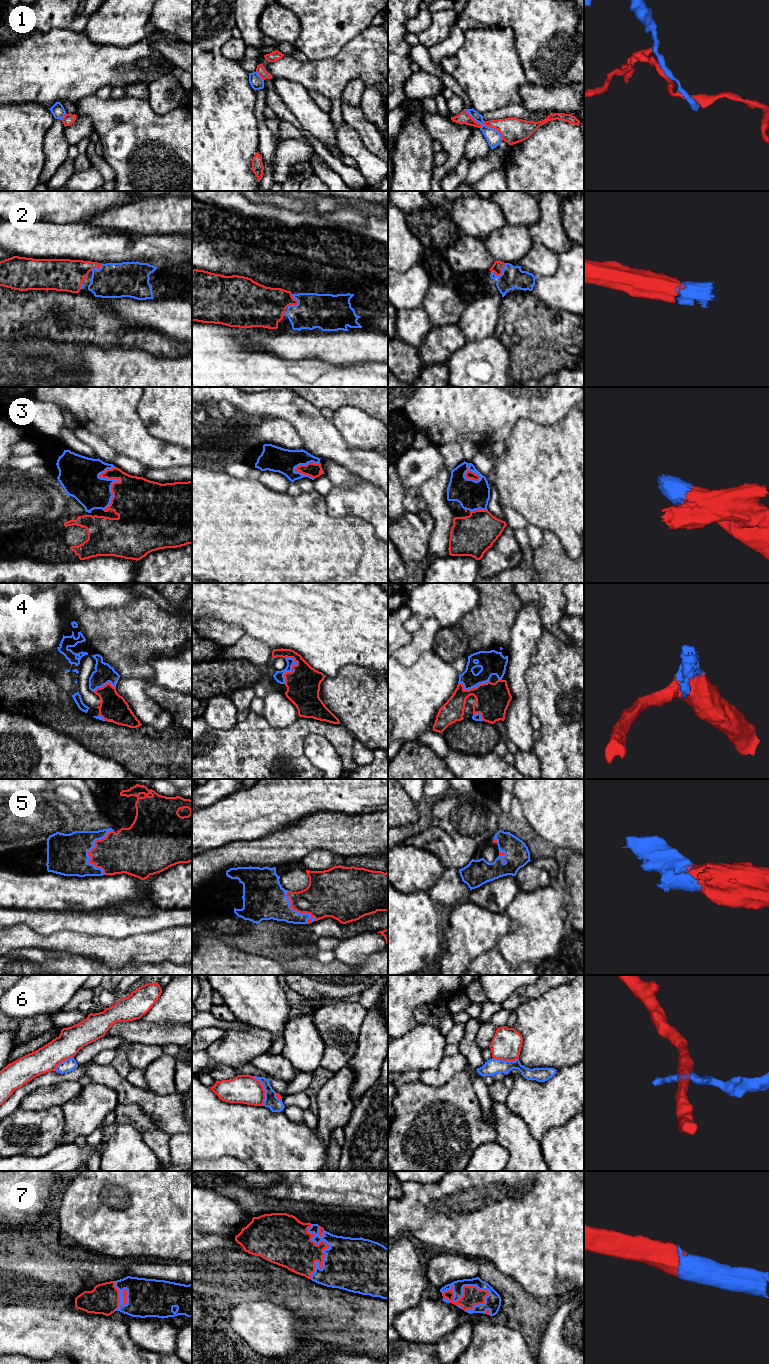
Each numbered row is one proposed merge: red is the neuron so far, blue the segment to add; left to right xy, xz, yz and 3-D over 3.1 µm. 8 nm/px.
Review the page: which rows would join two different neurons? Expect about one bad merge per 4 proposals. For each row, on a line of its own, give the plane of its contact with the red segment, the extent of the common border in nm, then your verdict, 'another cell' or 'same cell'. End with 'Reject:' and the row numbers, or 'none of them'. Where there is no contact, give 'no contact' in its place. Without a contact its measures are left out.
1: yz | 220 nm | another cell
2: yz | 150 nm | same cell
3: xy | 360 nm | another cell
4: xz | 220 nm | same cell
5: xy | 360 nm | same cell
6: xz | 260 nm | another cell
7: yz | 380 nm | same cell
Reject: 1, 3, 6

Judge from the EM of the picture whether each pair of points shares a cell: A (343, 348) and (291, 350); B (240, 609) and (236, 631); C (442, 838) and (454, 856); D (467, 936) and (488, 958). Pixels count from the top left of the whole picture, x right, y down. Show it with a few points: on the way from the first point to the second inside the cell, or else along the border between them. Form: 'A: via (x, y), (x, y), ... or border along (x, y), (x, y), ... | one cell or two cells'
A: via (330, 348), (304, 348) | one cell
B: border along (215, 618), (239, 625), (246, 634) | two cells
C: via (443, 842), (451, 852) | one cell
D: border along (495, 945), (482, 952), (469, 964) | two cells

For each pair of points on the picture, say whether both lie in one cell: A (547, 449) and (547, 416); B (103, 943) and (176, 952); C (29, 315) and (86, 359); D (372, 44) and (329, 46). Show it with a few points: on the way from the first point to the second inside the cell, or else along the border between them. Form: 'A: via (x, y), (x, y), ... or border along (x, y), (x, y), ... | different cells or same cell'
A: border along (567, 412), (552, 425), (541, 425), (525, 418) | different cells
B: via (121, 949), (158, 949) | same cell
C: border along (42, 338), (48, 338), (55, 342), (89, 343) | different cells
D: border along (362, 31), (352, 37), (335, 55), (324, 59) | different cells

